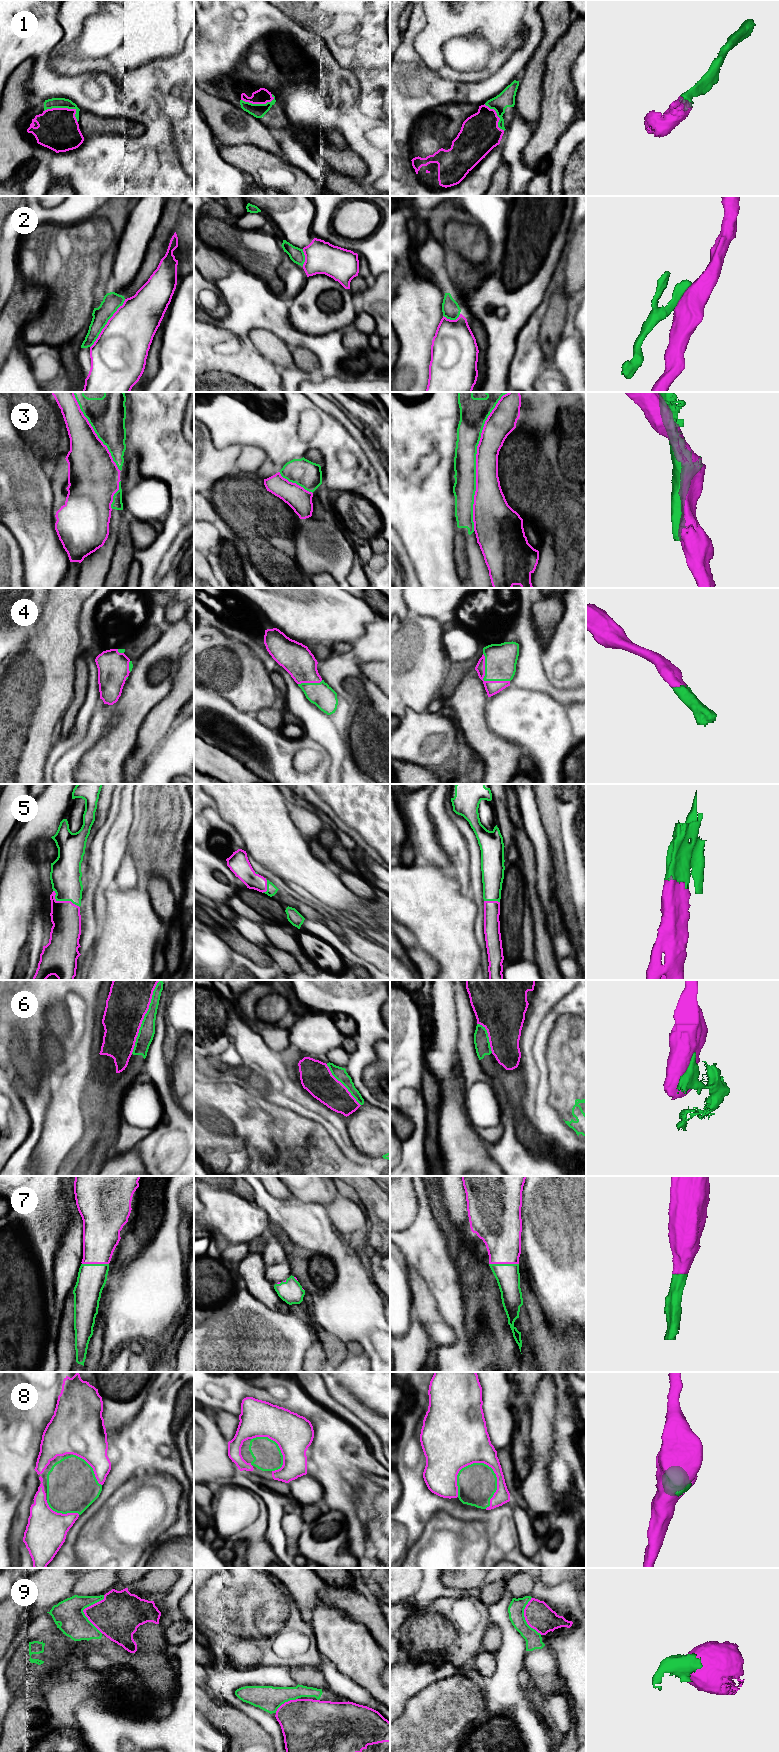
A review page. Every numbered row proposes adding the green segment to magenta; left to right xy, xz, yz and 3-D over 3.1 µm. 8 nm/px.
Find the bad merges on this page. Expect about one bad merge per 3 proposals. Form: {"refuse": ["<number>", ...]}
{"refuse": ["2", "3"]}

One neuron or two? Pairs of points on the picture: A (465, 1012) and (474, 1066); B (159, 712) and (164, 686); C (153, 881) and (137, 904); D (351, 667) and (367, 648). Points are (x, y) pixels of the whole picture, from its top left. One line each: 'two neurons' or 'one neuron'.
A: one neuron
B: two neurons
C: two neurons
D: two neurons

